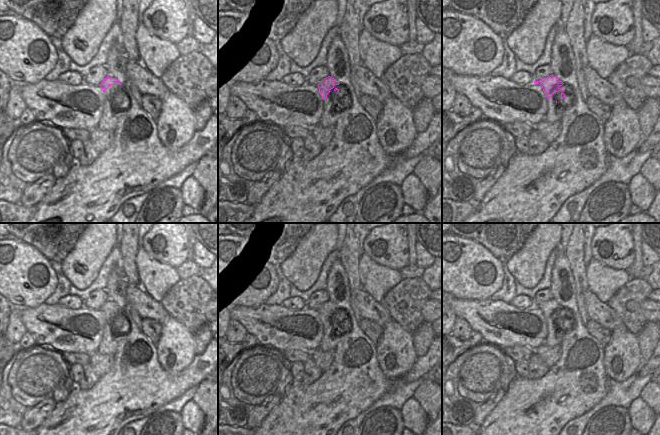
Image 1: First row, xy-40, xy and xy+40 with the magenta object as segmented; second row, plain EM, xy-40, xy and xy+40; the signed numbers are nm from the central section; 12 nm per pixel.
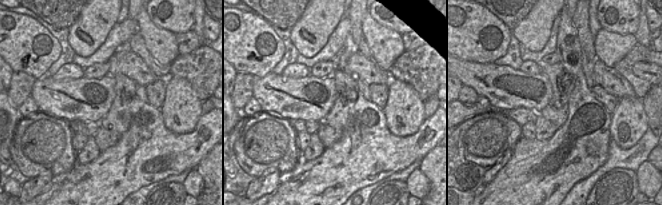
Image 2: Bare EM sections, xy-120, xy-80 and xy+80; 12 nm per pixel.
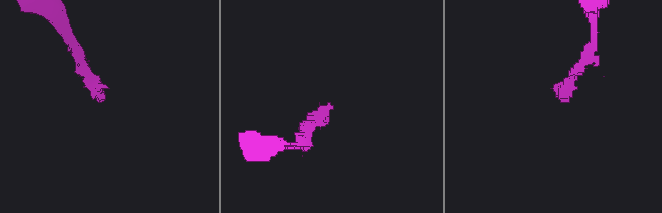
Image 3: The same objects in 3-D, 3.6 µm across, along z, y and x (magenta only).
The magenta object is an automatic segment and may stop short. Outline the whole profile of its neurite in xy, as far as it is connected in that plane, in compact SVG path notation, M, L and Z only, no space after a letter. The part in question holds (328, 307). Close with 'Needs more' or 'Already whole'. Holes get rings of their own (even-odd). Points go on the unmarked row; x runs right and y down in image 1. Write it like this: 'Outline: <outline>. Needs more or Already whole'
Outline: M328 300L317 309L323 323L323 339L318 349L324 352L337 347L340 329L345 324L344 318L347 315L347 311L338 313L337 310L339 308L336 303Z. Needs more

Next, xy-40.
Outline: M106 301L100 311L104 316L105 325L101 343L96 352L114 356L117 351L118 337L120 334L127 333L127 328L123 326L128 325L129 322L123 321L125 319L124 310L116 302Z. Needs more

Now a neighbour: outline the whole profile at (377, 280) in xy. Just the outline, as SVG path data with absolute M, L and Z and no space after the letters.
M365 252L359 258L359 276L362 288L377 302L403 280L400 270L376 263Z

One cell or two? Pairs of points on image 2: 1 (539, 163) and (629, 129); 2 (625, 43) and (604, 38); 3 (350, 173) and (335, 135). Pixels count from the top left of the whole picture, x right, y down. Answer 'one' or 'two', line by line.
1: two
2: one
3: two

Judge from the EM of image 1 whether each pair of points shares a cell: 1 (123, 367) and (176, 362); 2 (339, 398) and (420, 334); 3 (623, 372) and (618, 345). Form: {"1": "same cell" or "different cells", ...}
{"1": "different cells", "2": "different cells", "3": "same cell"}

